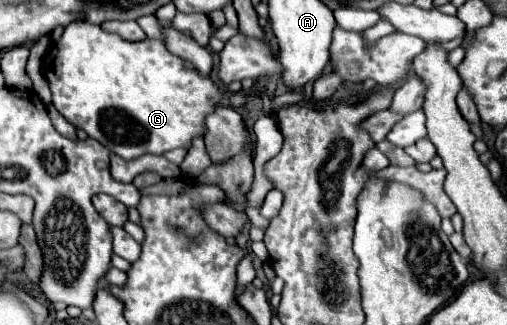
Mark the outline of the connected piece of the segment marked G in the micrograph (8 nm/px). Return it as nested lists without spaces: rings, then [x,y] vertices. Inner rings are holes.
[[[74,20],[66,26],[62,38],[44,58],[44,66],[54,108],[70,124],[84,130],[90,138],[98,140],[124,160],[134,160],[144,154],[162,156],[164,152],[180,146],[190,148],[192,138],[204,134],[206,114],[220,102],[218,86],[196,70],[186,70],[182,58],[168,52],[162,40],[146,38],[140,42],[126,42],[118,34],[102,30],[98,24],[86,24],[82,20]]]

